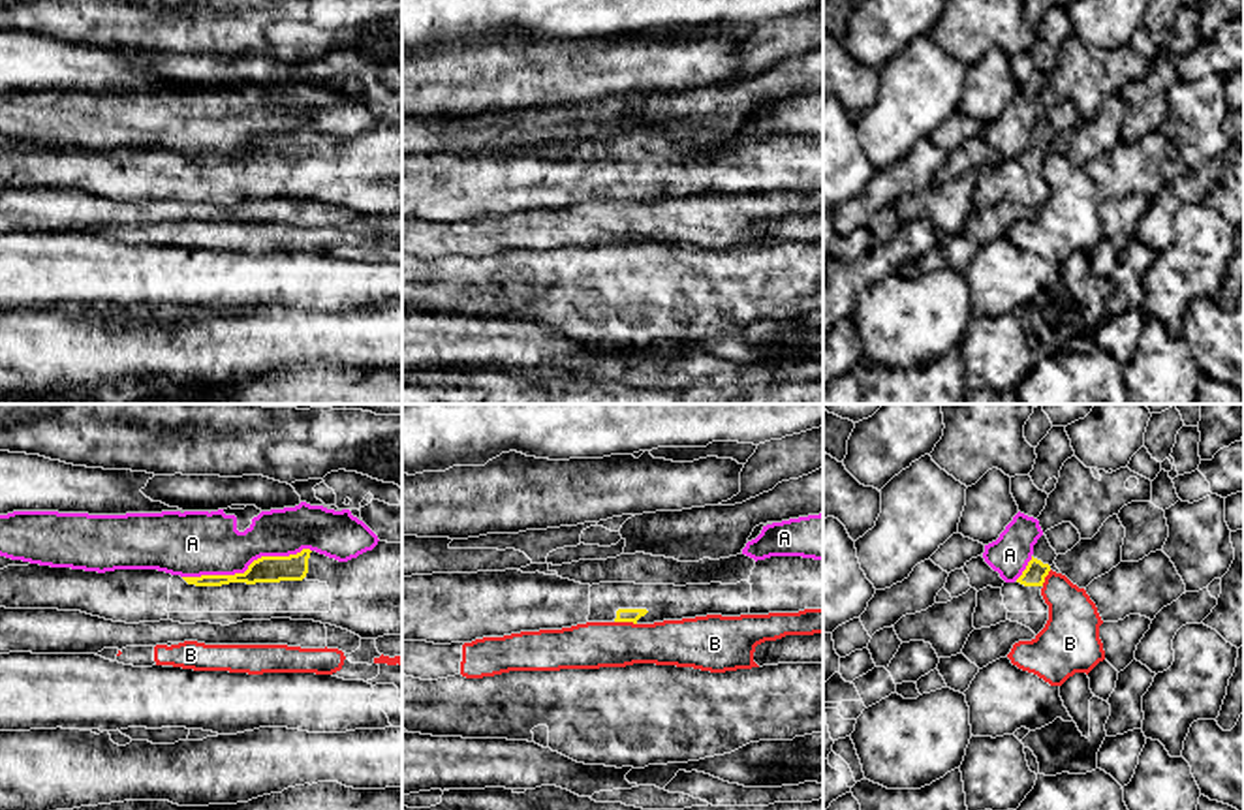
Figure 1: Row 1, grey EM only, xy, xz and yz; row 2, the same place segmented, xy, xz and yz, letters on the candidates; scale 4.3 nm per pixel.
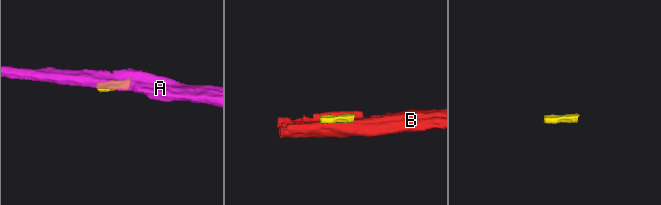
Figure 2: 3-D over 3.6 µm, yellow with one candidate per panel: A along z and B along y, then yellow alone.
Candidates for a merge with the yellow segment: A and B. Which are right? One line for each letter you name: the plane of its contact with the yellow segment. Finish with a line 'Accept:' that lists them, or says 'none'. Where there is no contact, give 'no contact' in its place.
Accept: none

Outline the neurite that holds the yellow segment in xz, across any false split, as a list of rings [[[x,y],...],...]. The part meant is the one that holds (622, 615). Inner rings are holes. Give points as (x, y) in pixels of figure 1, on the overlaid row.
[[[635,553],[607,560],[549,564],[549,571],[549,575],[505,569],[402,577],[402,641],[451,645],[521,631],[562,630],[586,622],[654,624],[707,615],[740,616],[823,609],[823,560],[802,556],[770,556],[755,562],[740,553],[720,560],[678,562],[675,558]]]

